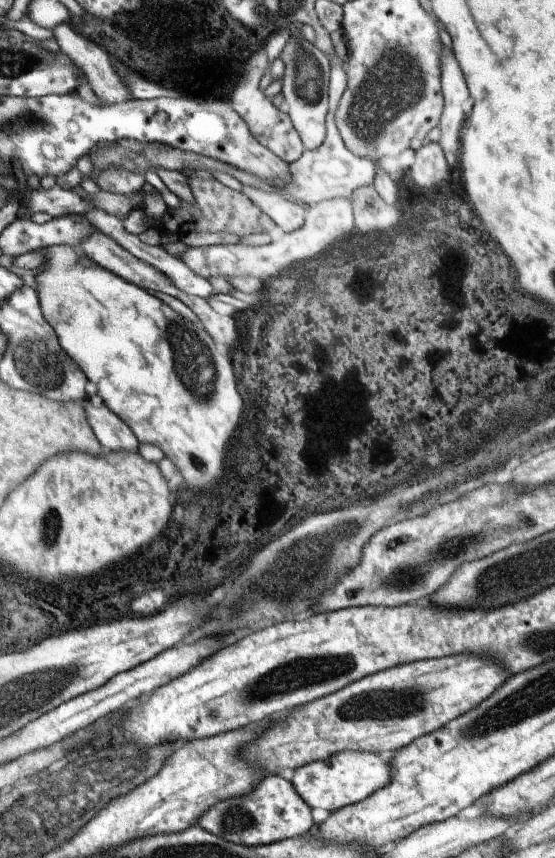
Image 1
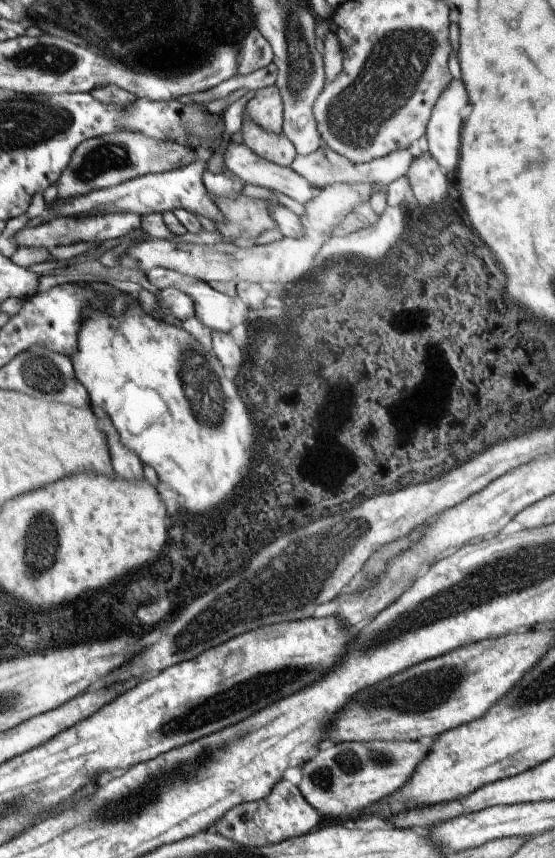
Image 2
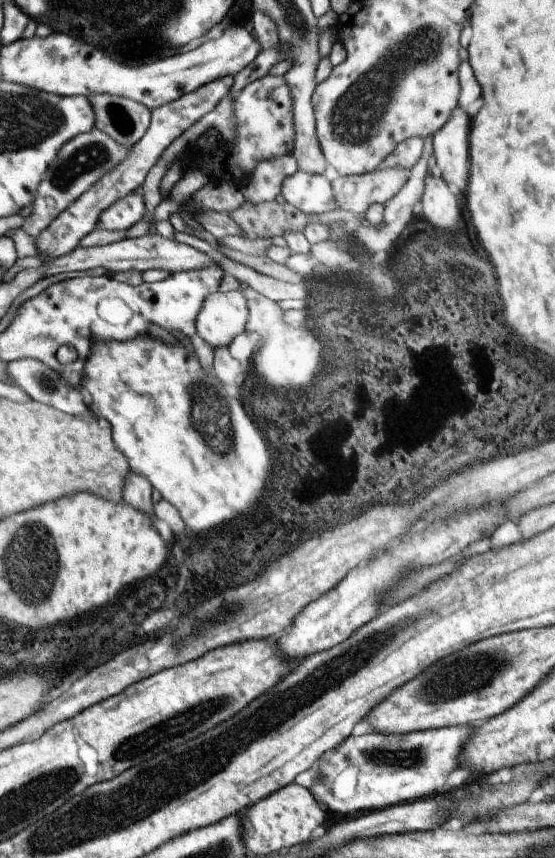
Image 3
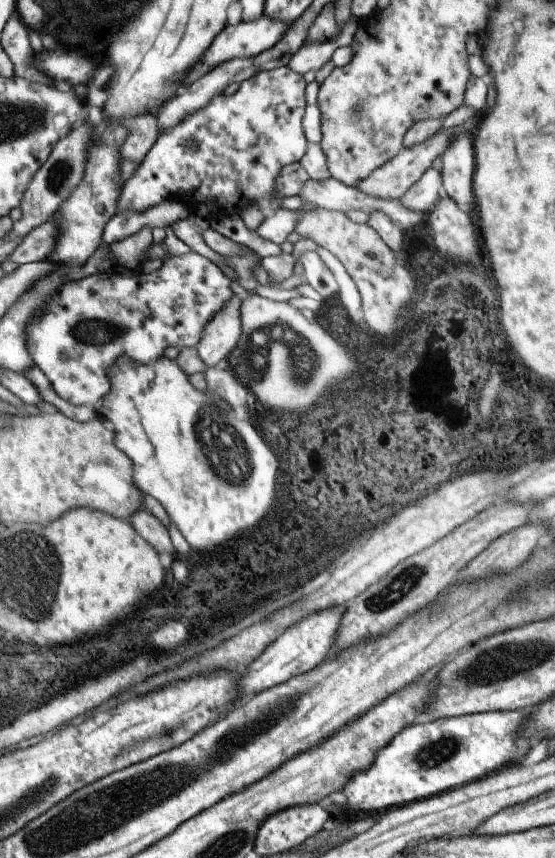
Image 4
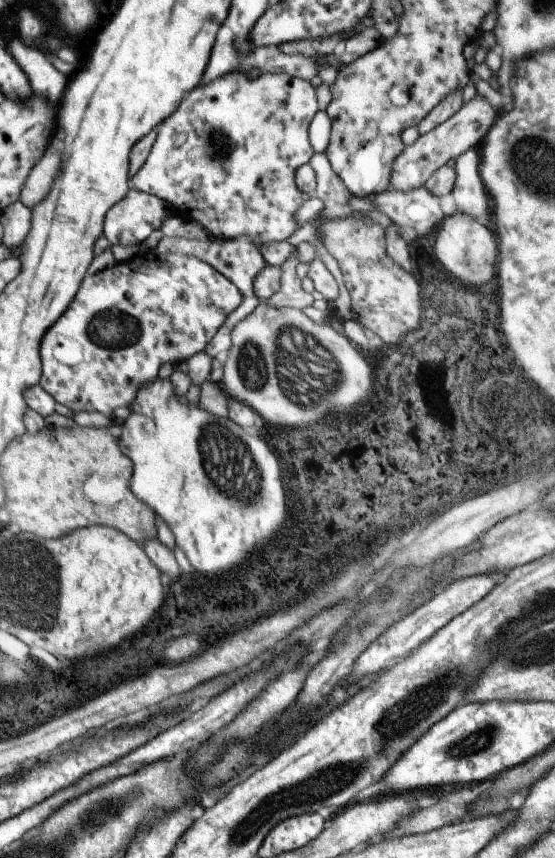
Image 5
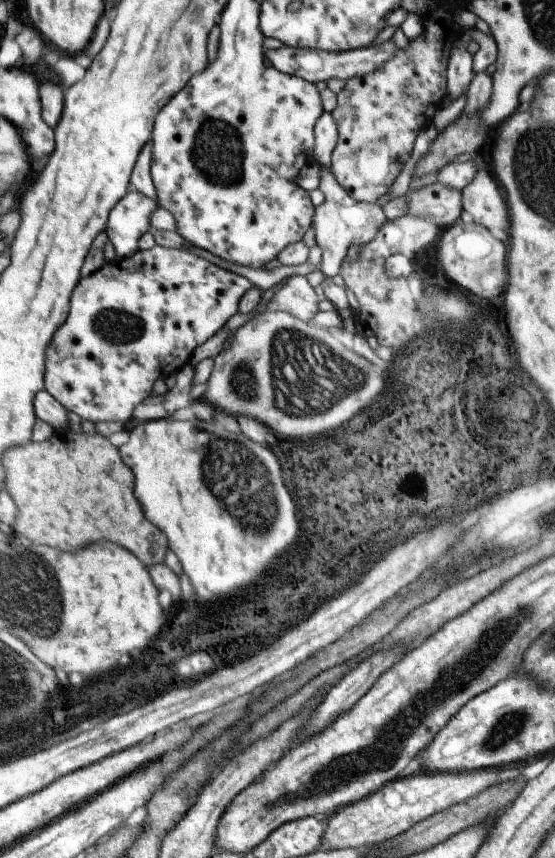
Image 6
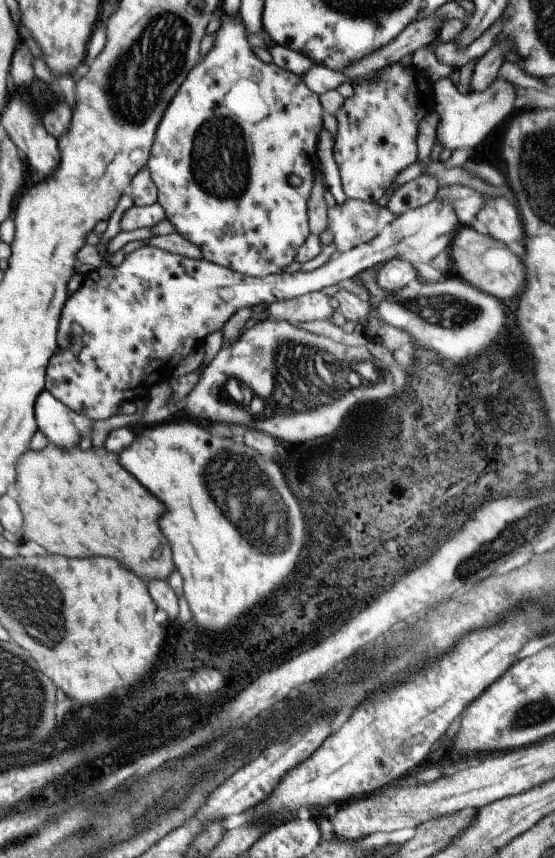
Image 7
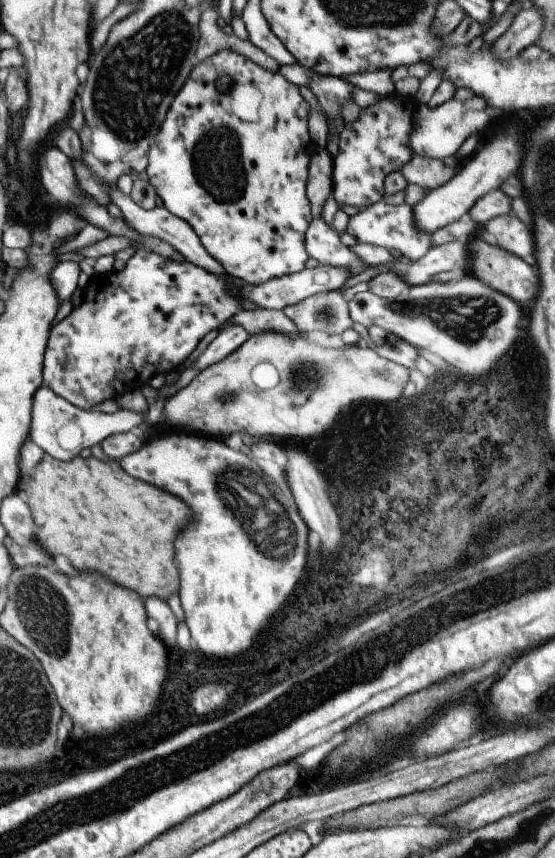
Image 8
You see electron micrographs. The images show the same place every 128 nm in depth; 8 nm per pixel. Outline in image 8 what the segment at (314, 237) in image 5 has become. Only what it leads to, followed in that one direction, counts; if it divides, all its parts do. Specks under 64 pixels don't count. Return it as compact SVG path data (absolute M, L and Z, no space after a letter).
M378 201L366 207L365 210L350 216L346 233L351 234L359 243L366 242L376 246L384 246L386 250L394 248L398 250L404 258L410 260L418 260L422 258L432 246L431 234L422 234L420 230L416 230L416 222L414 222L414 207L409 204L386 204L386 202Z

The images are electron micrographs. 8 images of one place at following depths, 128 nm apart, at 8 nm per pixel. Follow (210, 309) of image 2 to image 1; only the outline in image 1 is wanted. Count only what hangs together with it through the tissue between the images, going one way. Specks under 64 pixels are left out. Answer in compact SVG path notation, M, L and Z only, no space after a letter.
M98 208L85 213L84 216L86 216L90 220L90 223L96 226L103 234L110 236L118 245L121 245L125 250L128 250L129 254L150 264L156 271L164 274L164 276L168 276L168 278L174 282L174 286L180 288L182 292L192 294L192 296L200 296L200 298L204 298L204 300L207 301L212 294L215 294L209 279L205 279L202 276L198 276L196 272L192 272L192 270L188 268L186 262L182 262L180 258L170 255L161 246L152 247L149 243L141 242L139 236L134 236L126 232L126 224L123 223L122 219L108 215L106 211L99 210Z

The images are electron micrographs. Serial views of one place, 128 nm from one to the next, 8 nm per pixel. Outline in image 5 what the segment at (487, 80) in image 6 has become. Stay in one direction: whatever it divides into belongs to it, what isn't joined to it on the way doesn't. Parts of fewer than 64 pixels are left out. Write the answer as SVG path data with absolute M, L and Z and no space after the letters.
M475 96L473 100L463 104L462 108L452 118L446 120L444 124L436 126L426 134L421 134L414 144L405 146L400 156L396 157L394 164L392 164L390 190L410 192L424 187L435 170L444 166L446 162L450 162L451 158L458 158L468 148L479 148L499 114L500 111L482 96Z

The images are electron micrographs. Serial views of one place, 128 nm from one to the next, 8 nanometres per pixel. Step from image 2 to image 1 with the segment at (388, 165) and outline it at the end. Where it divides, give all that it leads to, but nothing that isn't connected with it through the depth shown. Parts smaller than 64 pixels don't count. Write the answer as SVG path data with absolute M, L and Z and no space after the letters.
M336 55L336 58L330 60L329 66L329 111L326 115L326 136L324 137L324 142L318 148L305 150L298 160L289 164L288 180L264 178L274 188L284 190L292 198L296 198L298 203L307 207L313 206L317 202L322 202L322 200L334 200L334 198L346 198L346 200L349 200L350 196L358 188L372 185L376 174L376 162L368 160L366 157L356 156L356 154L350 152L346 148L340 132L338 132L336 110L338 110L342 94L346 92L347 74L344 70L346 64Z

